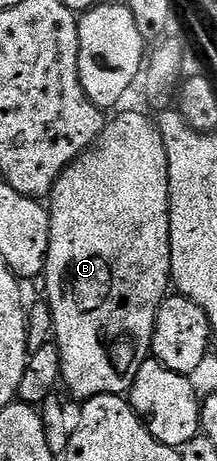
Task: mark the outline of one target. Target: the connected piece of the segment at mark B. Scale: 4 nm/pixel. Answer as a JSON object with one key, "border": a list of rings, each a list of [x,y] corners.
{"border":[[[125,111],[106,122],[101,136],[91,147],[77,158],[76,163],[67,167],[53,186],[51,198],[47,203],[49,213],[49,252],[45,262],[44,298],[48,300],[53,318],[53,334],[61,358],[60,382],[77,401],[84,401],[100,395],[125,395],[135,381],[135,373],[150,358],[153,349],[153,330],[155,317],[162,301],[170,294],[171,280],[171,237],[169,236],[169,166],[167,165],[167,149],[163,145],[161,131],[156,122],[148,119],[141,111]]]}

